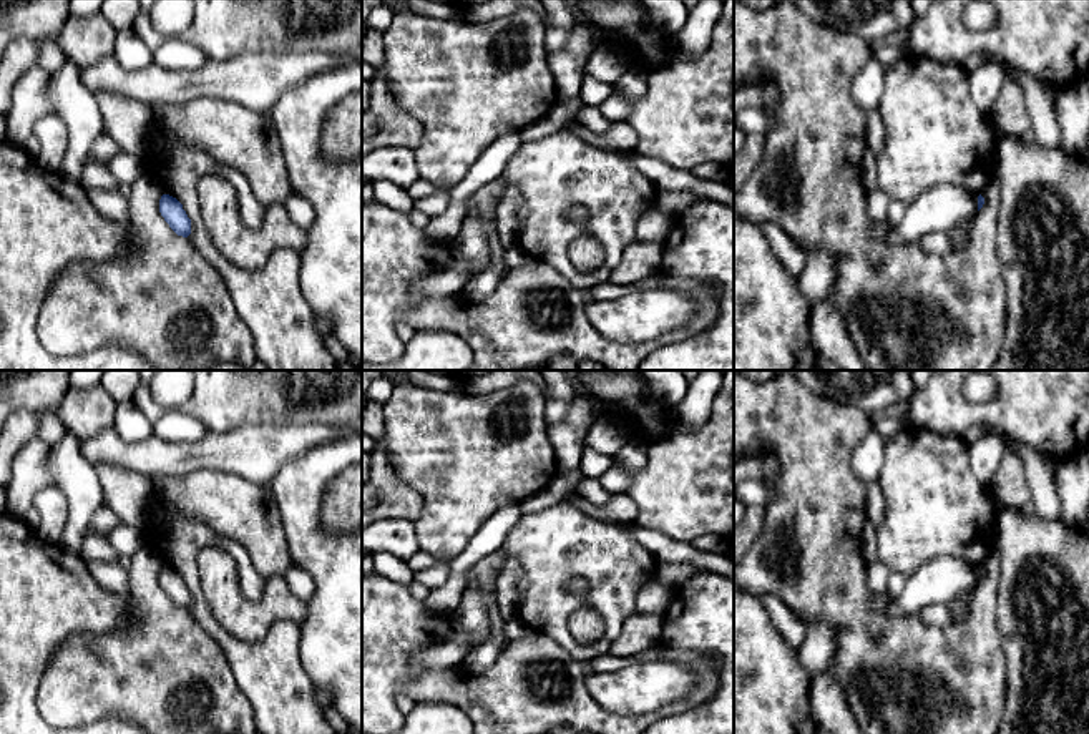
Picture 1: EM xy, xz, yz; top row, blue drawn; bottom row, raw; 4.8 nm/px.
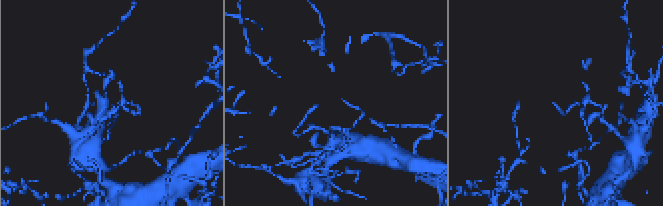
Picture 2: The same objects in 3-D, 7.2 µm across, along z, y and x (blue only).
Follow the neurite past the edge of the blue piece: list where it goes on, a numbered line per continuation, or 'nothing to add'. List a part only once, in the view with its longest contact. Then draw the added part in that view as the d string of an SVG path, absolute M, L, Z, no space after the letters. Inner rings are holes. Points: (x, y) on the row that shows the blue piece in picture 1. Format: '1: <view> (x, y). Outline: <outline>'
nothing to add

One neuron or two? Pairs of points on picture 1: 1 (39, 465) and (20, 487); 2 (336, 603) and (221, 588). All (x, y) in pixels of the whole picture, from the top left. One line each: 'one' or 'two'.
1: one
2: two

